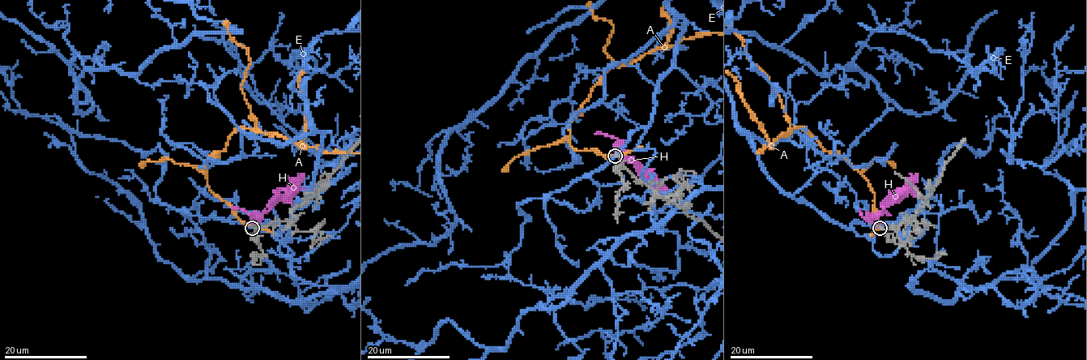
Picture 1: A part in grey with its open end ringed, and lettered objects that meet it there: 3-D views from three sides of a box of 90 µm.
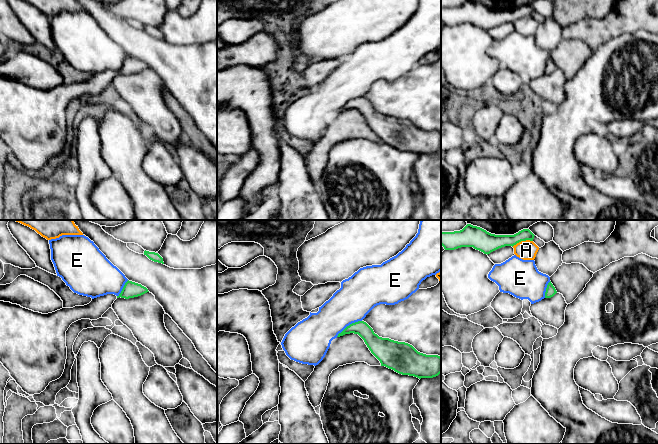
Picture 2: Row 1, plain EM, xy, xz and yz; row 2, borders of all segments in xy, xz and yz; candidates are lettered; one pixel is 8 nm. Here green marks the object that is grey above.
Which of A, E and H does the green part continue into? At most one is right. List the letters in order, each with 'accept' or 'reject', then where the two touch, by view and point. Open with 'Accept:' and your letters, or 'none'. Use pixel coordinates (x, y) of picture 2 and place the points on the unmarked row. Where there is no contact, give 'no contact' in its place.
Accept: none
A: reject; contact yz (522, 16)
E: reject; contact xz (349, 101)
H: reject; no contact

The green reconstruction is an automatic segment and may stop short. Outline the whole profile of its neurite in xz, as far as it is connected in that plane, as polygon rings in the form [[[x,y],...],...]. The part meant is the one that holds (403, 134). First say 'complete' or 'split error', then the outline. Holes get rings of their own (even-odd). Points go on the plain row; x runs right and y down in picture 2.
complete | [[[364,97],[347,102],[337,113],[345,110],[358,110],[371,129],[380,137],[381,142],[402,151],[433,154],[441,149],[441,133],[418,128],[412,121],[389,114],[379,113]]]

